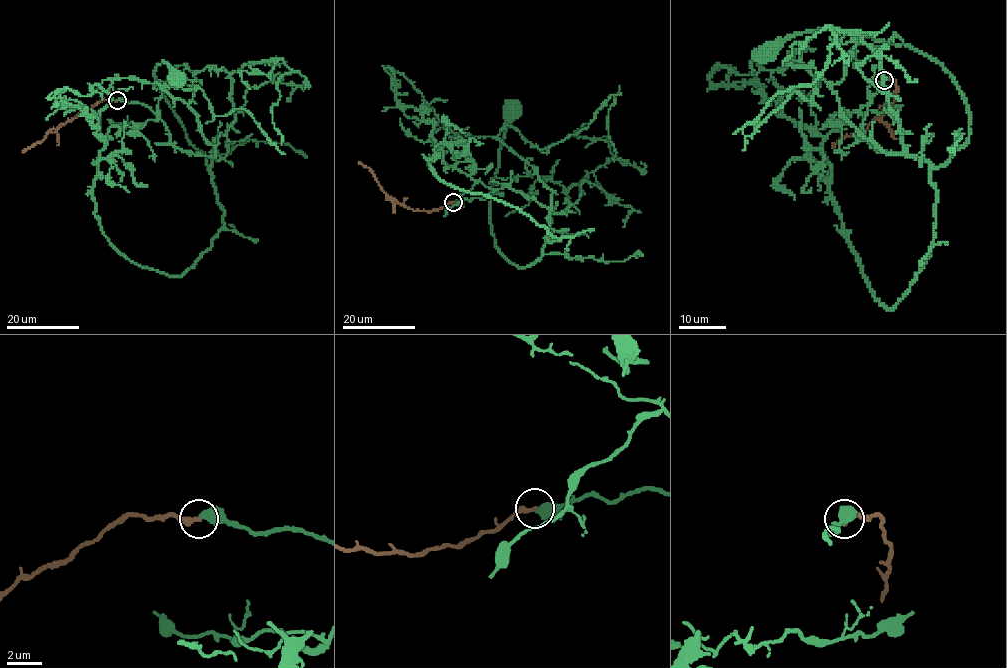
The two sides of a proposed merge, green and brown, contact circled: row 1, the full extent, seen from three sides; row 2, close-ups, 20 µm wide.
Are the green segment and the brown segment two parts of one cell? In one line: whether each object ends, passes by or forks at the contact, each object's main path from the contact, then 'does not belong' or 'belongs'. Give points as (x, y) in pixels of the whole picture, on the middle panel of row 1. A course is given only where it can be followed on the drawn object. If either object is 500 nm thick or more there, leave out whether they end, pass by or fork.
green via (454, 202), (505, 185), (534, 198), (548, 209), (542, 256), (515, 265), (495, 244), (489, 219), (512, 110) | brown via (453, 202), (436, 209), (412, 210), (390, 198), (374, 174), (359, 161) | belongs

